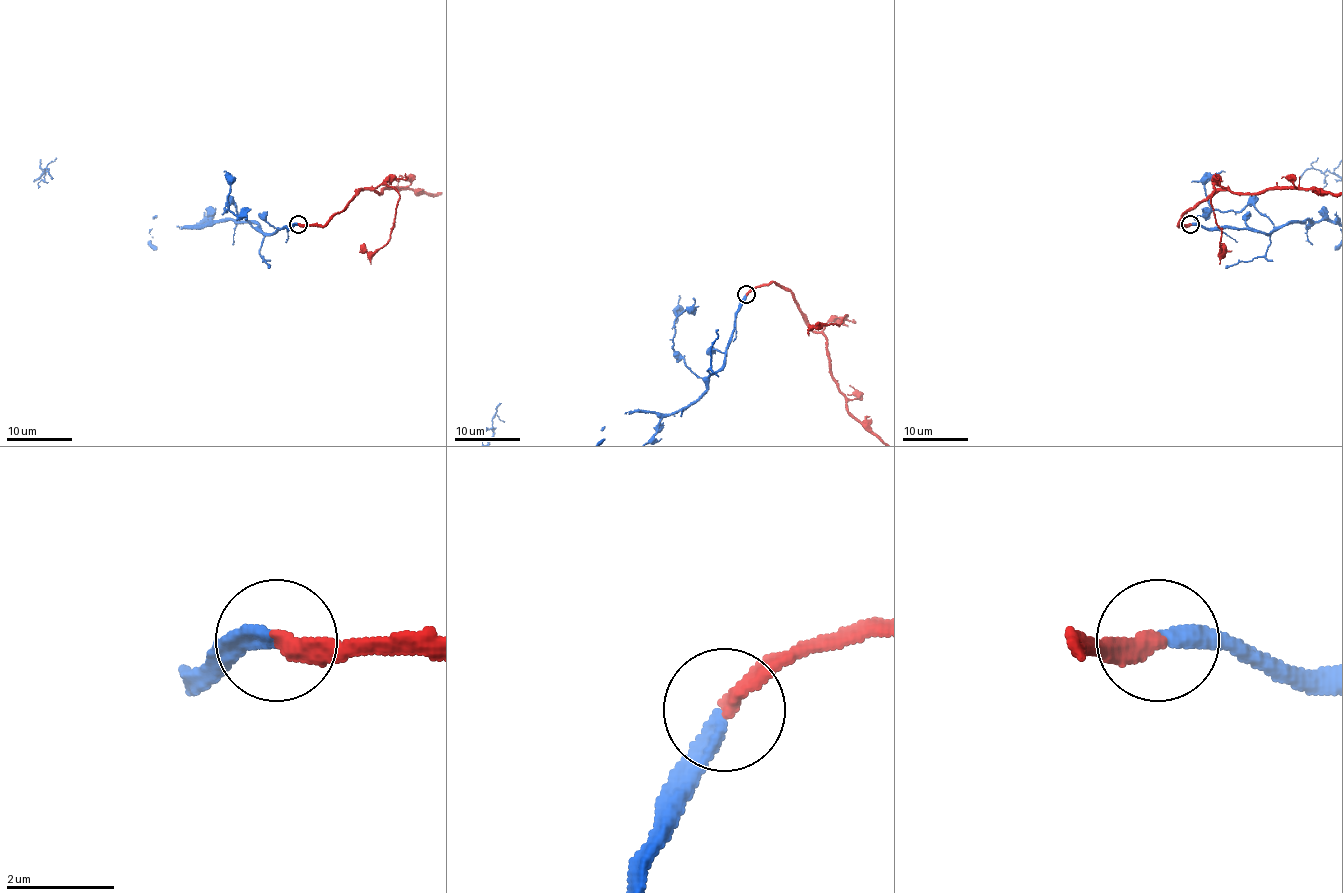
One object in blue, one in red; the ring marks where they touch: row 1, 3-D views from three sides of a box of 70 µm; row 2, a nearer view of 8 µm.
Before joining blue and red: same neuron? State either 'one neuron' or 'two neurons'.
one neuron

